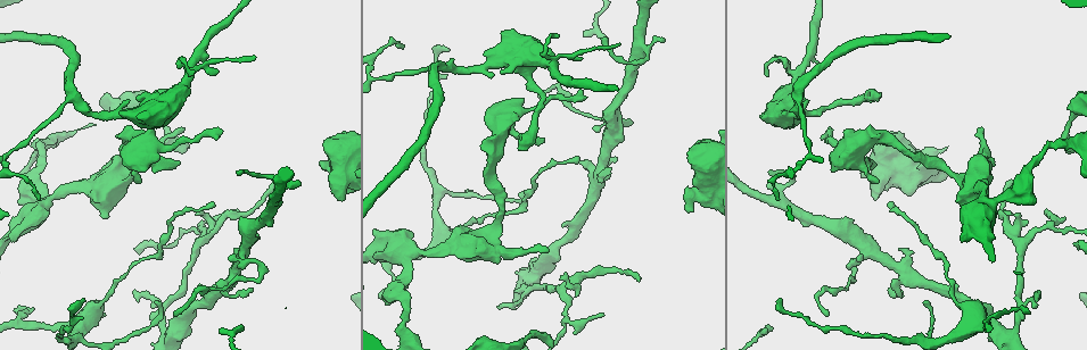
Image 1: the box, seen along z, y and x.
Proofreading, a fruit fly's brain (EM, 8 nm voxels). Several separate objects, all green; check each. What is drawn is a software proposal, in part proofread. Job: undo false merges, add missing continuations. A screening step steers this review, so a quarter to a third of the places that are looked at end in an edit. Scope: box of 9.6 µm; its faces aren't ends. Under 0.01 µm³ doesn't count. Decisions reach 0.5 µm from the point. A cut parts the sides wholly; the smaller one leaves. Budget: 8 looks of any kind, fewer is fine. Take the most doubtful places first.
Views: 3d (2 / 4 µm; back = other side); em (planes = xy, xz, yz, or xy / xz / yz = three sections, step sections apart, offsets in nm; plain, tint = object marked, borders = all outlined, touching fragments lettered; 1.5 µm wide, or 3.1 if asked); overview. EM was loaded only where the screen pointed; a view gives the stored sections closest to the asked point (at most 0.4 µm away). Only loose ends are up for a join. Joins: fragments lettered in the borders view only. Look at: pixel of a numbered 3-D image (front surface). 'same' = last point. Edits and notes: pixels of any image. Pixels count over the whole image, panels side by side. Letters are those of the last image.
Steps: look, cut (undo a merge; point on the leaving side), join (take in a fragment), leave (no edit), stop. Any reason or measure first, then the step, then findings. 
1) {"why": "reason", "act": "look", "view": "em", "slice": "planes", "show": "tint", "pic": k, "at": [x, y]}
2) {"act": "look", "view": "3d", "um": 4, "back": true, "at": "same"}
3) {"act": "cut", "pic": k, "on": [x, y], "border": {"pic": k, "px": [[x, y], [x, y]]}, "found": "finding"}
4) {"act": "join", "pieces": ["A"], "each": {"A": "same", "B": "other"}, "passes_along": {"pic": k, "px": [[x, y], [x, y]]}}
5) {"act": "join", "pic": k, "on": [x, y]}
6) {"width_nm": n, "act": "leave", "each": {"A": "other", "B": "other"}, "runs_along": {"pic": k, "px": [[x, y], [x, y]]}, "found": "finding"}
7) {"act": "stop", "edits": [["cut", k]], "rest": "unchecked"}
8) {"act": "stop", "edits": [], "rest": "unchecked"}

{"why": "branch stops here", "act": "look", "view": "em", "slice": "xz", "step": 8, "show": "tint", "pic": 1, "at": [776, 199]}

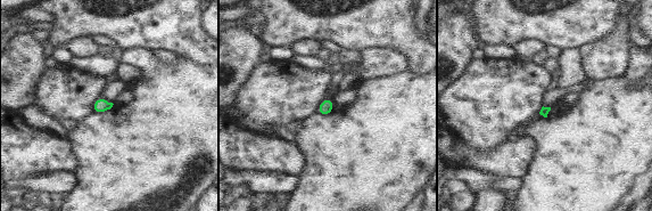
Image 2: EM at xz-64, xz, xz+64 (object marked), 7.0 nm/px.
{"act": "look", "view": "em", "slice": "planes", "show": "borders", "at": "same"}

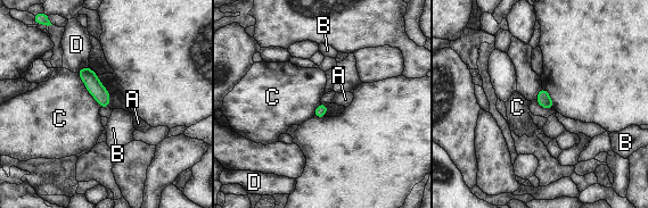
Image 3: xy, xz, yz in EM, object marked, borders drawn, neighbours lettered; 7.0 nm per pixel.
{"width_nm": 90, "act": "leave", "each": {"A": "other", "B": "other", "C": "other", "D": "other"}, "border": {"pic": 3, "px": [[75, 73], [100, 107]]}, "found": "none of them fits"}

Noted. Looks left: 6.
{"why": "branch stops here", "act": "look", "view": "3d", "um": 2, "back": true, "pic": 1, "at": [566, 274]}

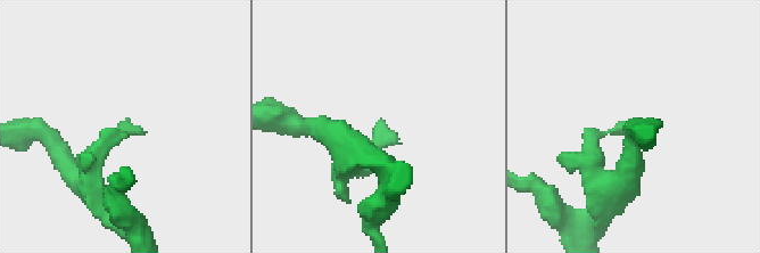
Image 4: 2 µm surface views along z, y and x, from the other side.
{"why": "need the tissue", "act": "look", "view": "em", "slice": "planes", "show": "tint", "pic": 4, "at": [383, 120]}

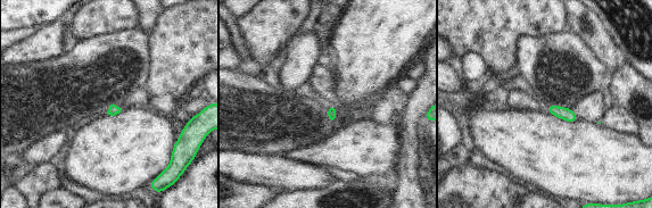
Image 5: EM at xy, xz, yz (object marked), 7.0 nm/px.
{"why": "see the neighbours", "act": "look", "view": "em", "slice": "planes", "show": "borders", "at": "same"}

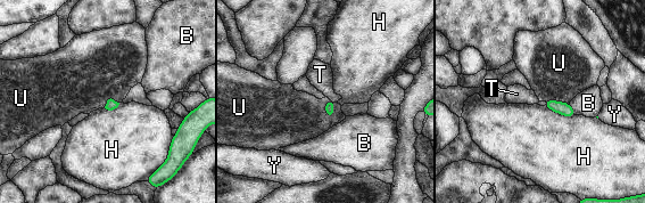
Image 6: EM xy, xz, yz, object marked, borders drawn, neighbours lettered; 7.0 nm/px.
{"act": "leave", "each": {"B": "other", "H": "other", "T": "other", "U": "other", "Y": "other"}, "border": {"pic": 6, "px": [[328, 102], [325, 111], [330, 115]]}, "found": "none of them fits"}

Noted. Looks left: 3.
{"why": "an open end", "act": "look", "view": "em", "slice": "xz", "step": 8, "show": "borders", "pic": 1, "at": [178, 161]}

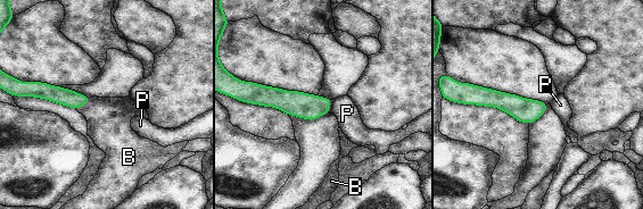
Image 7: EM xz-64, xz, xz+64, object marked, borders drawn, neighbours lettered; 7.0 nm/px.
{"act": "look", "view": "em", "slice": "planes", "show": "borders", "at": "same"}

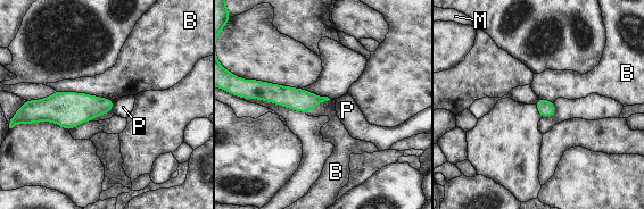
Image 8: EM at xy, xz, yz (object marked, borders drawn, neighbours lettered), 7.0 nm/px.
{"act": "leave", "each": {"B": "other", "M": "other", "P": "other"}, "border": {"pic": 8, "px": [[56, 90], [85, 92], [113, 100]]}, "found": "no lettered fragment goes on from it"}

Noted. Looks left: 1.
{"act": "stop", "edits": [], "rest": "unchecked"}

